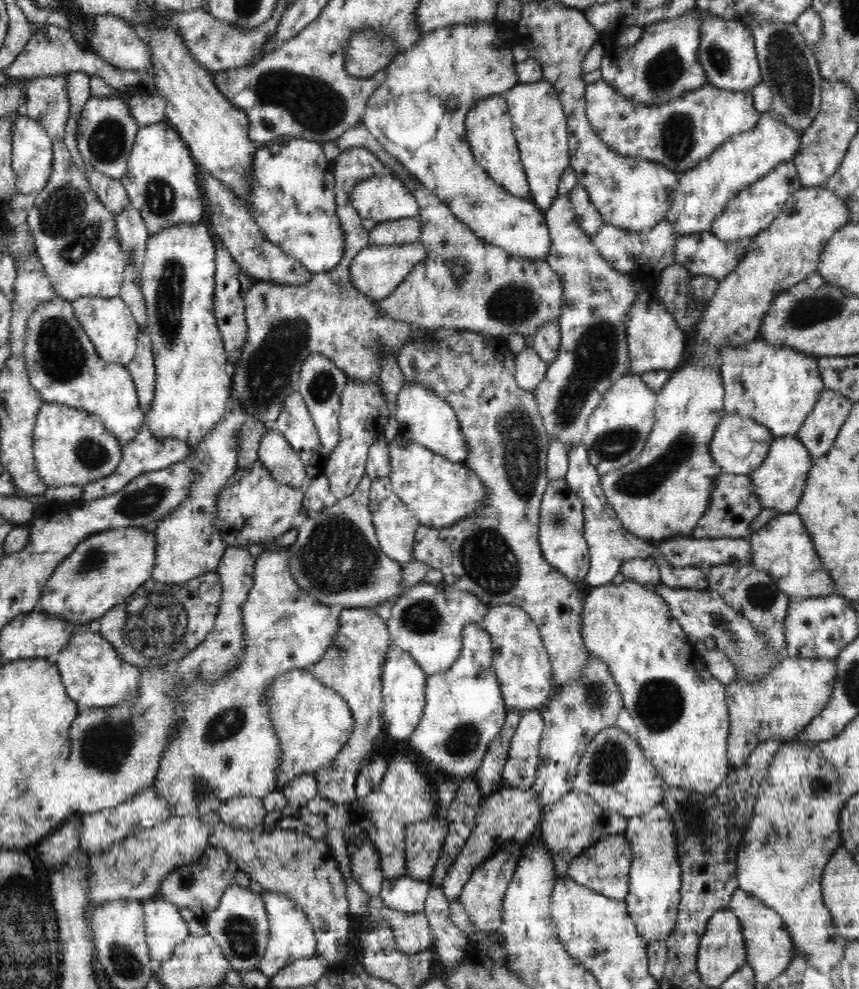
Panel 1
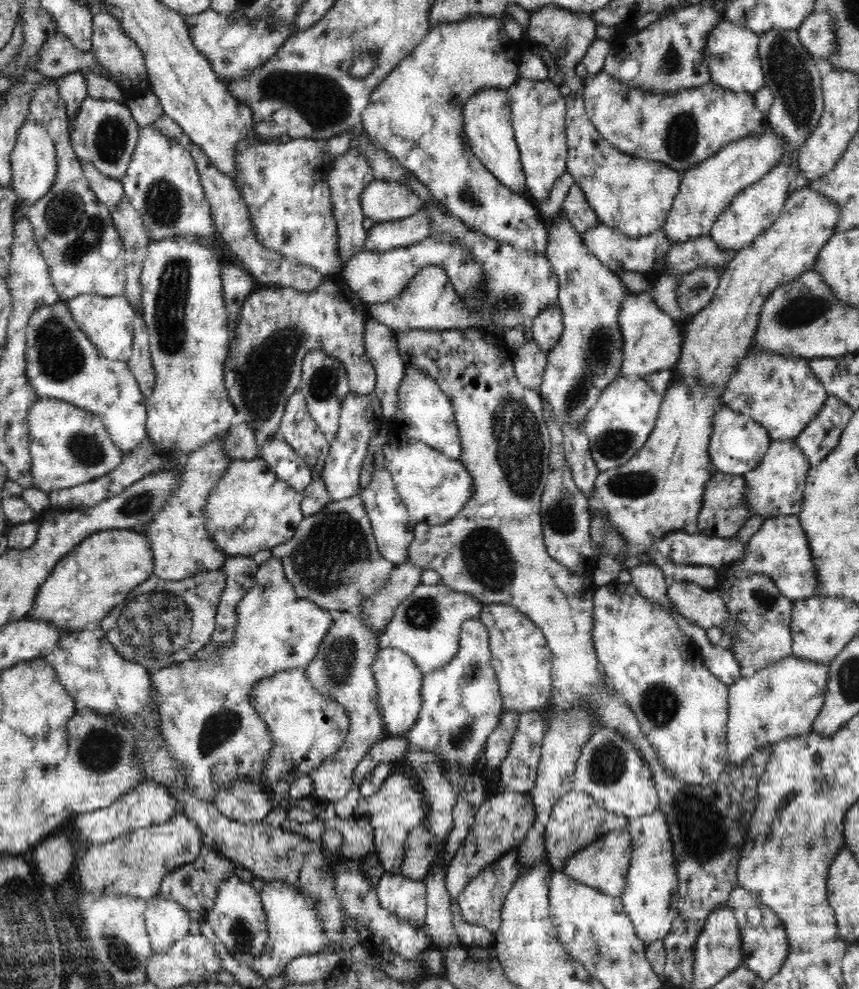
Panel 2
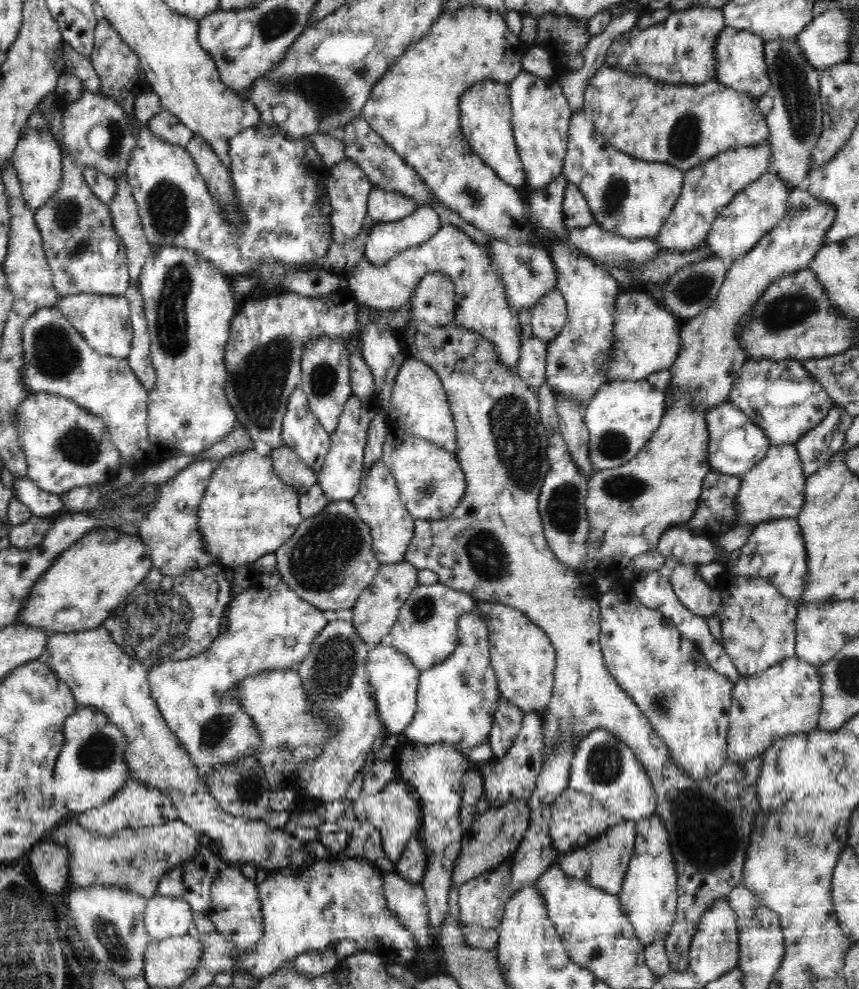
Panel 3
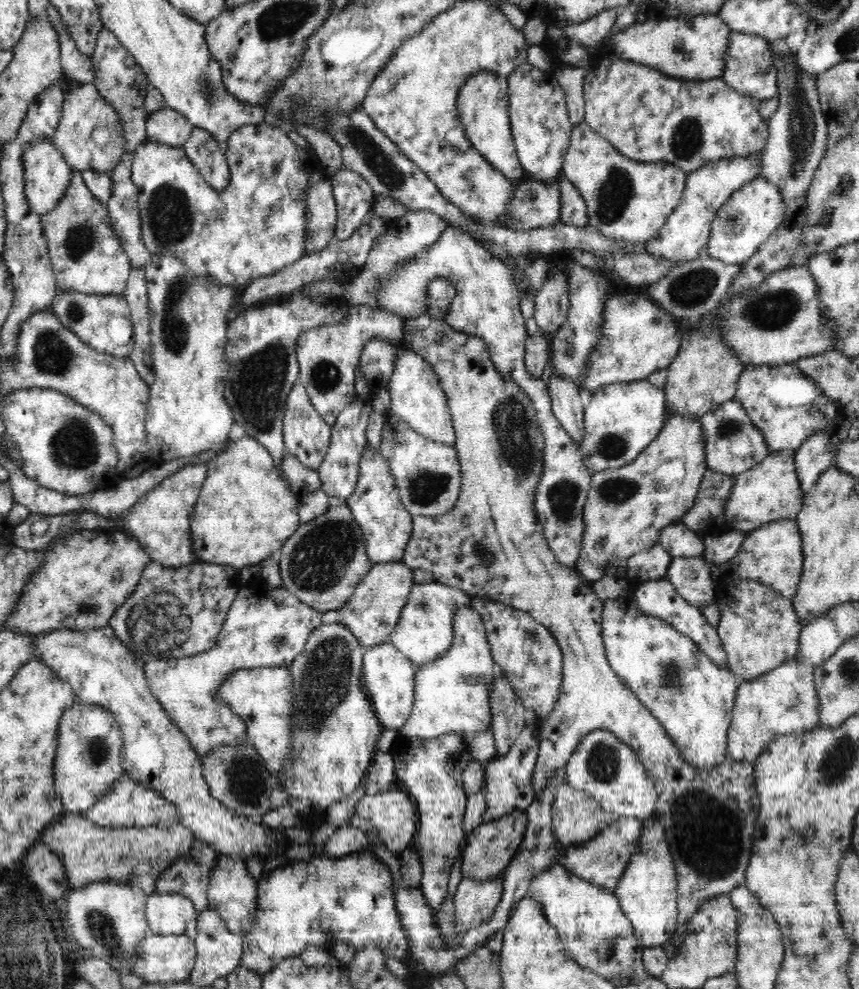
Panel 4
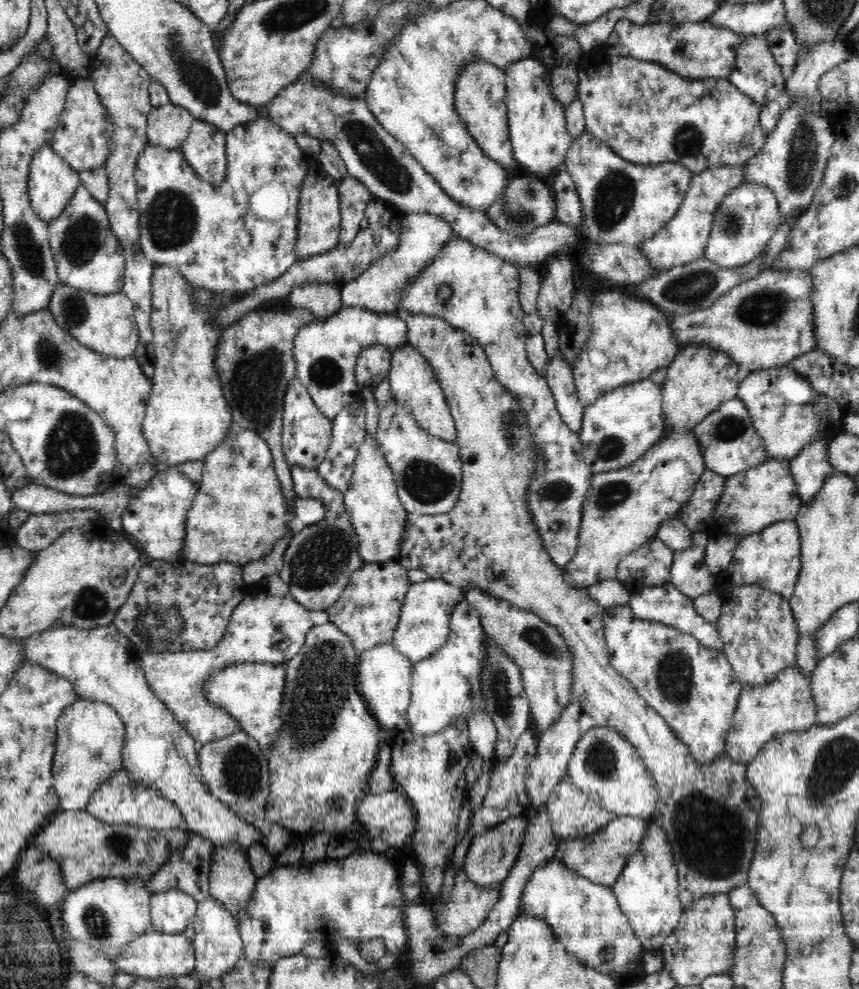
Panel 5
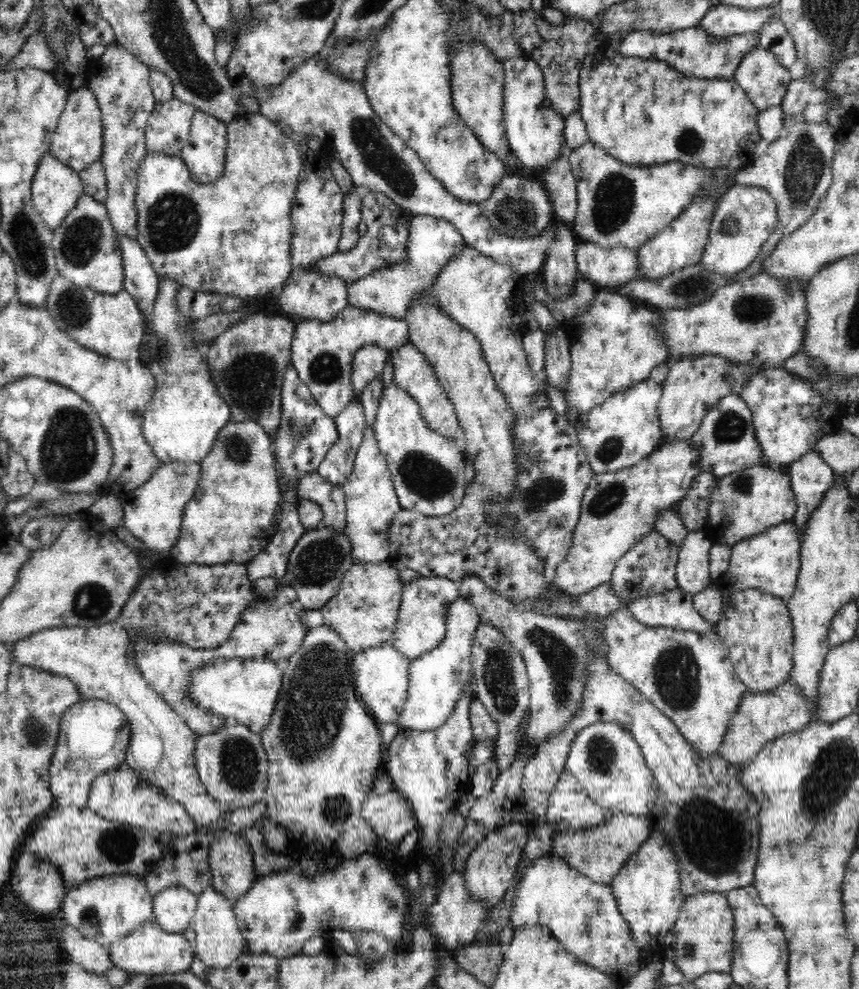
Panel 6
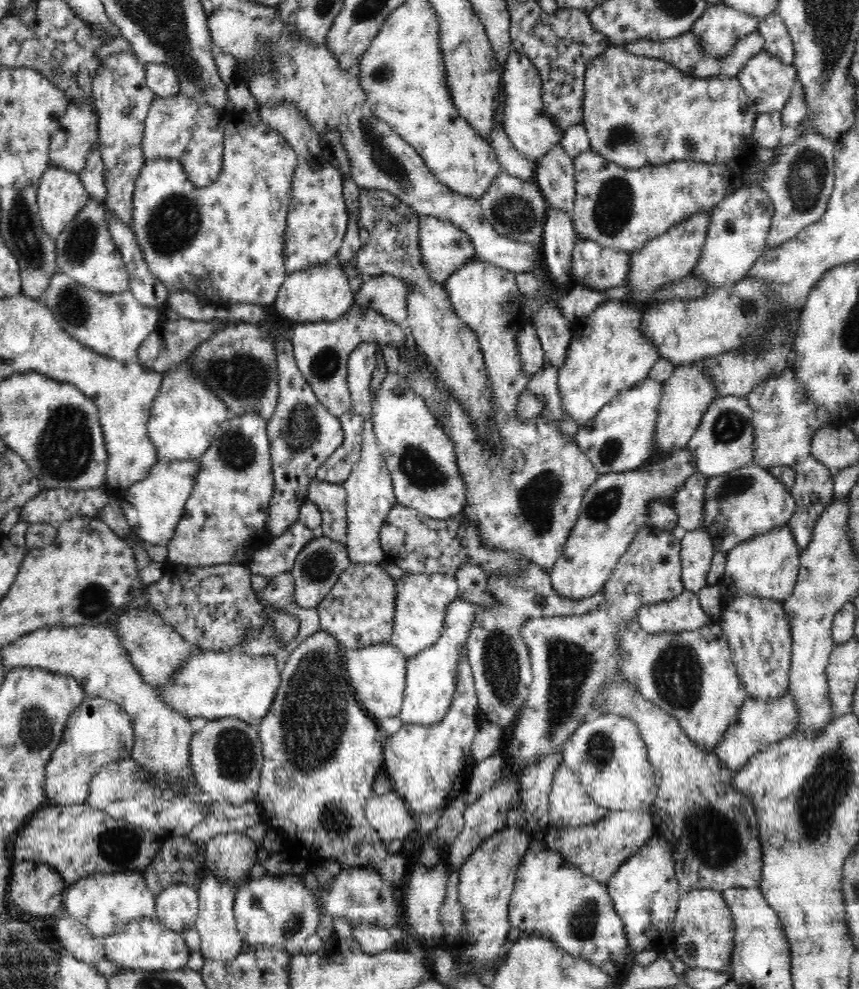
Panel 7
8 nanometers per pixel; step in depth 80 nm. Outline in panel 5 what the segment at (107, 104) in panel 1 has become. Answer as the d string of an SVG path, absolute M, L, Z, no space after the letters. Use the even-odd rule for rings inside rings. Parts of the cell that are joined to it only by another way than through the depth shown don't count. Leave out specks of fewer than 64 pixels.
M91 78L72 79L67 92L65 108L51 144L54 152L78 174L84 170L105 168L114 147L114 122L100 101L100 96Z

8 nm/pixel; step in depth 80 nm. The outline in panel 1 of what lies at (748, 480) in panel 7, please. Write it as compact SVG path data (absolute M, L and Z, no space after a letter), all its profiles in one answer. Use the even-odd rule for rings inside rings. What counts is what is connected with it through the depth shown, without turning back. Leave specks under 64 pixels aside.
M786 434L786 436L775 438L760 468L750 474L763 508L775 508L780 513L794 512L806 488L812 465L813 460L808 449L796 434Z

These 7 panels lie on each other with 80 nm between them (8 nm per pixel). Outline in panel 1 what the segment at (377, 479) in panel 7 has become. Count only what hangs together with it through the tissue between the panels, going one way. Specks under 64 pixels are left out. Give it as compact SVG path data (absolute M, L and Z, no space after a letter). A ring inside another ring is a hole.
M388 476L372 481L369 497L369 509L373 514L378 545L386 556L398 561L400 564L405 565L407 562L412 562L415 559L413 546L416 542L416 531L420 524L411 510L394 493L391 478Z

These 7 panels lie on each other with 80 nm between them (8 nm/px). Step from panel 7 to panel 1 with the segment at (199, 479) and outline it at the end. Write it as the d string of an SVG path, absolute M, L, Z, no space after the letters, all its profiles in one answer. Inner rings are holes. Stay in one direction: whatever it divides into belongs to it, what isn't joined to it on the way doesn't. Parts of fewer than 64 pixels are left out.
M258 462L246 472L237 470L222 488L217 502L216 526L228 547L245 547L248 542L261 544L266 540L277 542L276 536L299 524L300 506L303 506L303 490L276 482L270 471Z

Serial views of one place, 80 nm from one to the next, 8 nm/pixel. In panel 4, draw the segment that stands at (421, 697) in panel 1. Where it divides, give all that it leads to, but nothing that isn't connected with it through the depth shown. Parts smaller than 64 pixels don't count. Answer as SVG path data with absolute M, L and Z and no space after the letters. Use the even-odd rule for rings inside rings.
M389 641L364 651L363 689L384 730L400 732L412 714L415 693L415 666Z

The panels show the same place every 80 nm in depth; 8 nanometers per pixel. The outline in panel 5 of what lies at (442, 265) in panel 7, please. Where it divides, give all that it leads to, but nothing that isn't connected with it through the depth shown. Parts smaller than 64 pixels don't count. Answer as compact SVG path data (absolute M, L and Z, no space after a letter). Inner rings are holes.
M408 212L400 220L399 246L384 252L368 264L368 268L354 280L341 285L341 301L344 307L364 307L376 313L397 312L396 300L404 284L416 276L432 258L440 252L452 237L453 230L444 219L430 213Z

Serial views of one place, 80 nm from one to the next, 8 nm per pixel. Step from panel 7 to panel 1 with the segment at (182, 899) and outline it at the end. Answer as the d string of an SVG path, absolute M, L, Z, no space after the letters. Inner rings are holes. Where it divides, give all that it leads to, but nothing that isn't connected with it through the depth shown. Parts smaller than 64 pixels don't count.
M161 897L143 901L143 909L151 968L158 970L189 935L188 924L177 906Z

